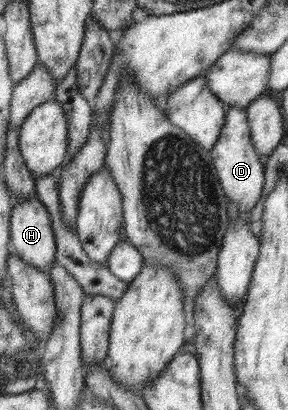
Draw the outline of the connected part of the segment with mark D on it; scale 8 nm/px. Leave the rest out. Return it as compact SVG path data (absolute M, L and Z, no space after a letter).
M225 104L225 106L225 124L222 126L221 134L210 153L213 156L217 179L227 198L237 204L240 212L250 212L263 194L265 181L263 164L265 160L260 154L257 154L256 148L253 146L246 110L237 105Z

